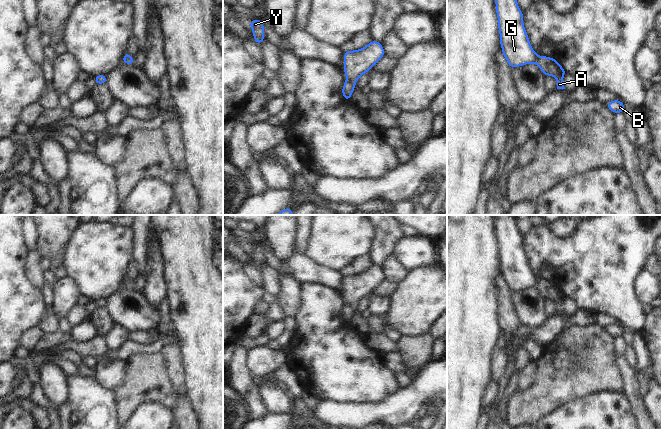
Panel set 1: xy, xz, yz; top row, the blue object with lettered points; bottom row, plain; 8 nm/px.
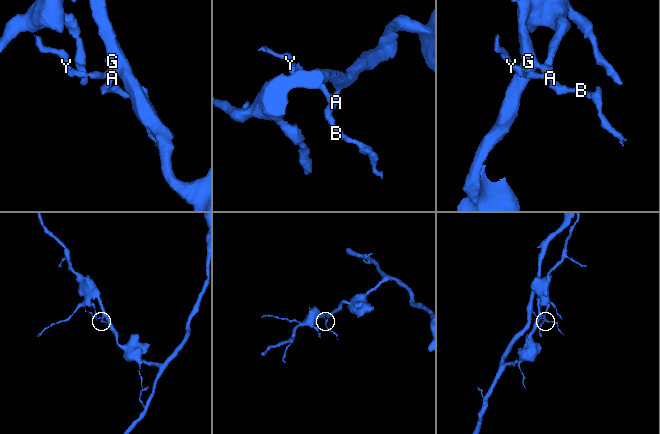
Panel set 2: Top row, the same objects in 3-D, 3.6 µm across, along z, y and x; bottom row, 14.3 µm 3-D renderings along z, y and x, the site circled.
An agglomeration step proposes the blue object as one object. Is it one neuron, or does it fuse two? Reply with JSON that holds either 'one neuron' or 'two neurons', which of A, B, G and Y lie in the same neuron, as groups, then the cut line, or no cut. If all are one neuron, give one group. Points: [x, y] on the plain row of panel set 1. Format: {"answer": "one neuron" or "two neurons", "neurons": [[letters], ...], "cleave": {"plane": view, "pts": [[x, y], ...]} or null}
{"answer": "two neurons", "neurons": [["A", "B", "Y"], ["G"]], "cleave": {"plane": "xz", "pts": [[347, 302], [354, 308]]}}

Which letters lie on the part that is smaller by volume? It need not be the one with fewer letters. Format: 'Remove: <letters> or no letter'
Remove: A, B, Y

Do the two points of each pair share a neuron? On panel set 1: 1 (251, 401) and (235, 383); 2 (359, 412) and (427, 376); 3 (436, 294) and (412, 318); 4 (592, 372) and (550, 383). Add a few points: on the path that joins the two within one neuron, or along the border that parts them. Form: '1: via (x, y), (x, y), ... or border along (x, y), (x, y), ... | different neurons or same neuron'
1: via (249, 396), (240, 387) | same neuron
2: via (377, 412), (395, 411), (412, 394) | same neuron
3: via (430, 300), (418, 312) | same neuron
4: via (582, 372), (566, 372), (560, 378) | same neuron

